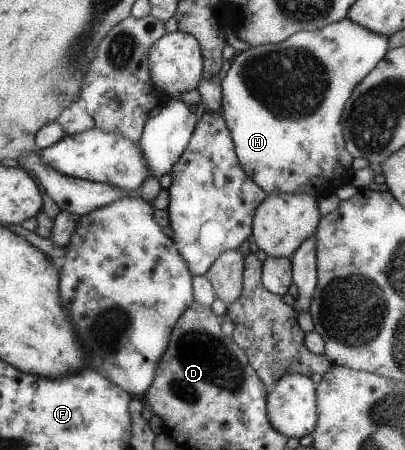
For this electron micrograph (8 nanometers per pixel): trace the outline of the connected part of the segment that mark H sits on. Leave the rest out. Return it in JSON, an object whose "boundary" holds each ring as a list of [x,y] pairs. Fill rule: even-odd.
{"boundary":[[[348,17],[340,19],[338,22],[330,23],[313,31],[301,30],[295,35],[291,35],[283,42],[276,44],[263,44],[260,46],[248,47],[245,51],[240,51],[233,57],[229,64],[225,77],[220,81],[221,115],[224,117],[228,130],[232,134],[232,142],[235,144],[235,152],[240,166],[248,174],[249,179],[253,180],[267,194],[294,194],[304,193],[314,196],[316,199],[335,194],[335,189],[343,183],[348,183],[347,177],[351,175],[351,156],[344,148],[344,134],[341,115],[345,102],[352,94],[352,89],[380,62],[380,59],[388,53],[387,38],[369,31],[367,28],[357,25]]]}

